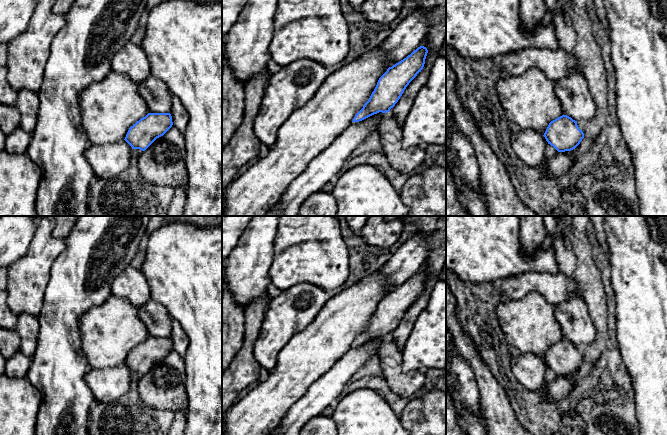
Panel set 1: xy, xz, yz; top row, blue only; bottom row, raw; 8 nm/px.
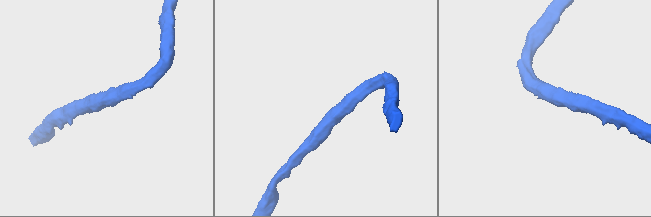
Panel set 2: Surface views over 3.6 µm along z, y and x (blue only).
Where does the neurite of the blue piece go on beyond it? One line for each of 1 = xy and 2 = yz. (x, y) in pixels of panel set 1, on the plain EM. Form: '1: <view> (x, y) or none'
1: xy (108, 332)
2: yz (529, 324)

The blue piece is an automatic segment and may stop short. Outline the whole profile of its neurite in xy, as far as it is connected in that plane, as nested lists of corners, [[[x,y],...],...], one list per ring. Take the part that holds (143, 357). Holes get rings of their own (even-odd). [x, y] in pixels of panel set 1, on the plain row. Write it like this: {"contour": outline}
{"contour": [[[111,295],[100,306],[79,318],[82,350],[90,368],[110,368],[125,364],[132,373],[145,375],[173,349],[170,337],[150,337],[140,320],[137,306],[126,299]]]}

